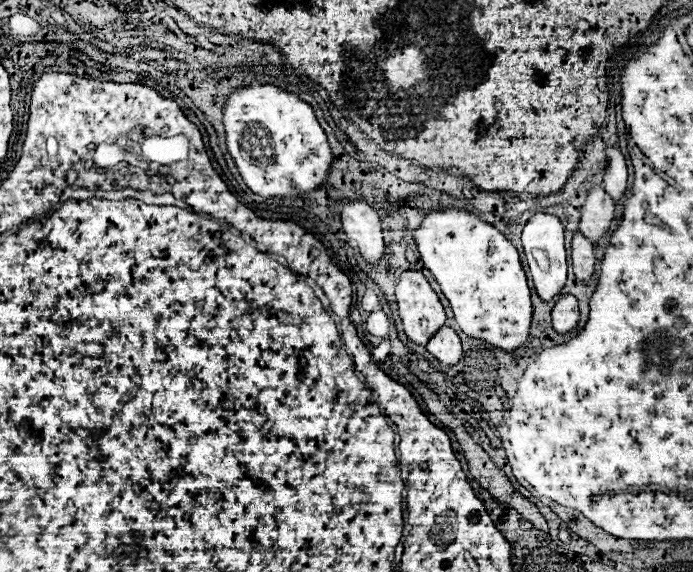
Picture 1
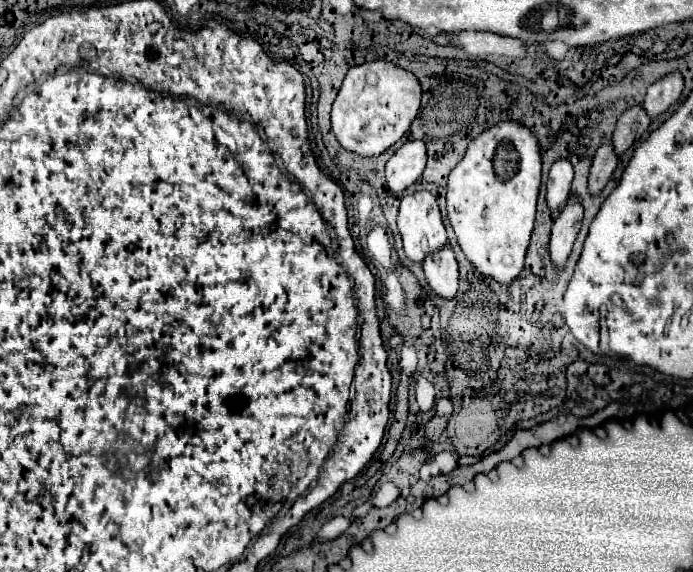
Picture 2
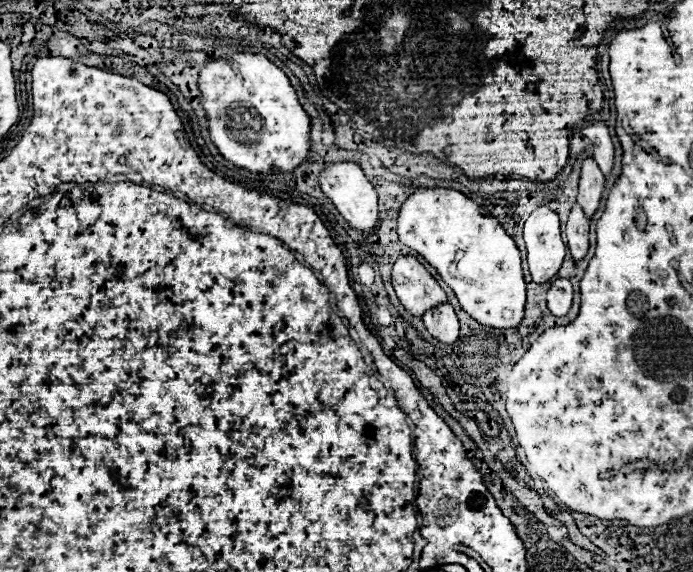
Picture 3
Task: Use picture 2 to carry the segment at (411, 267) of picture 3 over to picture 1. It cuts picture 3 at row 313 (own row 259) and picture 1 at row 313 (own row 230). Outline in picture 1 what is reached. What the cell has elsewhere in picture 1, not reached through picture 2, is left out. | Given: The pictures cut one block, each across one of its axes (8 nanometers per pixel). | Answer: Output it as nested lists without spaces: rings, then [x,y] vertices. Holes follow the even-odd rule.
[[[418,270],[402,272],[396,284],[396,300],[406,336],[426,346],[428,338],[444,326],[446,312],[424,274]]]

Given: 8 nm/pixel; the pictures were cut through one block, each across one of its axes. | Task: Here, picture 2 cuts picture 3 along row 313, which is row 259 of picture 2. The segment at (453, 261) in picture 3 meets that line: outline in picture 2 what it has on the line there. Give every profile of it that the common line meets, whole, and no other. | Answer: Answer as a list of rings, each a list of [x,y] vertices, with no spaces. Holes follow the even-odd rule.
[[[498,122],[470,142],[466,156],[450,172],[446,212],[468,262],[486,278],[510,286],[524,268],[536,198],[540,188],[540,150],[534,134],[518,122]]]

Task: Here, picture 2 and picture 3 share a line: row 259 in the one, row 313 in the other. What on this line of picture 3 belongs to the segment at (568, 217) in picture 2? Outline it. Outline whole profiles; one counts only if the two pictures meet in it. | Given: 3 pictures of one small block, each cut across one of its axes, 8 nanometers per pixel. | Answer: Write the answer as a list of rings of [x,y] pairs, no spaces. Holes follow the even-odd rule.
[[[566,278],[554,280],[550,290],[548,290],[548,294],[546,294],[546,298],[548,298],[548,310],[554,316],[558,316],[558,318],[566,316],[570,306],[572,306],[572,298],[574,298],[572,284]]]

